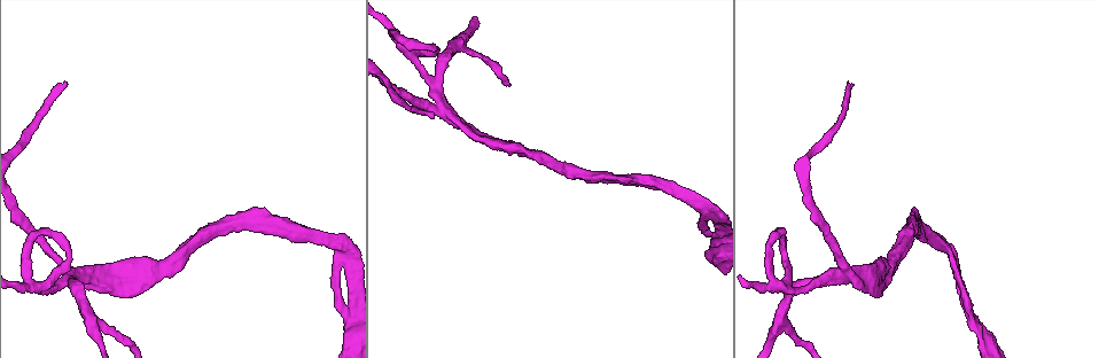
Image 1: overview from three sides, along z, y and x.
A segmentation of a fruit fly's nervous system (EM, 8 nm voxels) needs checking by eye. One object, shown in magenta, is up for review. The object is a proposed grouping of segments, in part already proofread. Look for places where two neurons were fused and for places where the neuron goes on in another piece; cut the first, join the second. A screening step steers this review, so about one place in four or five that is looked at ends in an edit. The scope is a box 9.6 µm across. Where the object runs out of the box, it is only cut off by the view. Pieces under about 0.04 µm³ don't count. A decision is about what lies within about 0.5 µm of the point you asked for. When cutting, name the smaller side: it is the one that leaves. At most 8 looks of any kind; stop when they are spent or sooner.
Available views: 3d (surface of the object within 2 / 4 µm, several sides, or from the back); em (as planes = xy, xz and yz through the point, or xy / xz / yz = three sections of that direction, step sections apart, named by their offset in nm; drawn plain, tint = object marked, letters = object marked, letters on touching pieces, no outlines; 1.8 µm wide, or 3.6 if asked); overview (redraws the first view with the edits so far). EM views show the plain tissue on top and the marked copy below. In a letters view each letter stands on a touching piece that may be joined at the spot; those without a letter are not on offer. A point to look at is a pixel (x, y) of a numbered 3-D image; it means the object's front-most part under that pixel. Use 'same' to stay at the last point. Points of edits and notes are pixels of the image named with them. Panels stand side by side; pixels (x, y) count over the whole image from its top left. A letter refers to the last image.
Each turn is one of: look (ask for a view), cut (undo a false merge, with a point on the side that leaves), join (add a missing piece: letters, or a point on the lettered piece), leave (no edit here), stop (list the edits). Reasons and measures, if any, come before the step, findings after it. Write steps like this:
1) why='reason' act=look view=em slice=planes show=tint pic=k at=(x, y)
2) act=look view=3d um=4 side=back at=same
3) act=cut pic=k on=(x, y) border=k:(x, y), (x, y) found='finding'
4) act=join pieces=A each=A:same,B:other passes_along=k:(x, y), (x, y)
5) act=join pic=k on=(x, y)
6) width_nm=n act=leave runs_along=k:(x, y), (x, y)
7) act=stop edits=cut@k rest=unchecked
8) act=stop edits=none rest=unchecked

why='sharp bend' act=look view=em slice=yz step=8 show=letters pic=1 at=(952, 260)

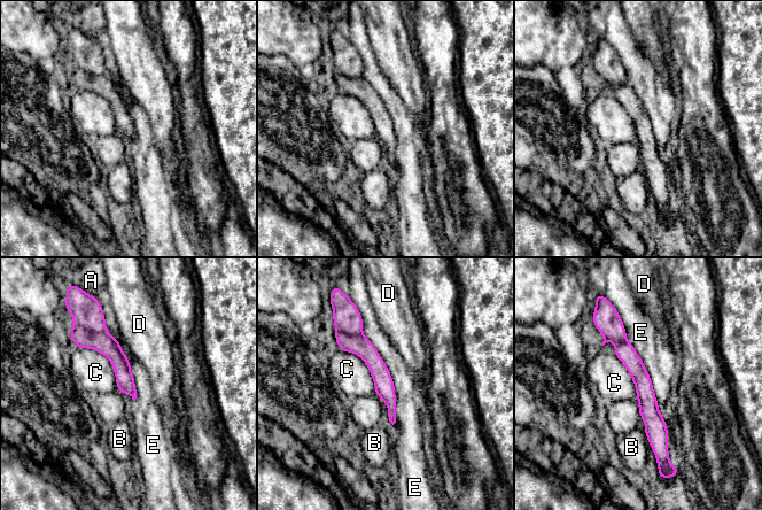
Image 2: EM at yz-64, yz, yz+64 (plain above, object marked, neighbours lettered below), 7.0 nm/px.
act=leave each=A:other,B:other,C:other,D:other,E:other found='continuous, no second neuron'

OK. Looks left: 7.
why='a fork' act=look view=3d um=4 pic=1 at=(75, 269)

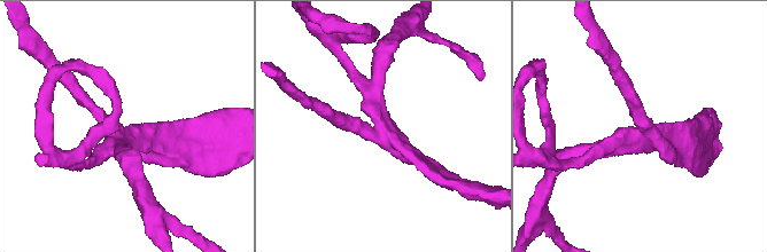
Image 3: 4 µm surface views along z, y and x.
arms=3 arm_widths_nm=200,220,220 act=look view=em slice=planes show=tint pic=3 at=(644, 131)

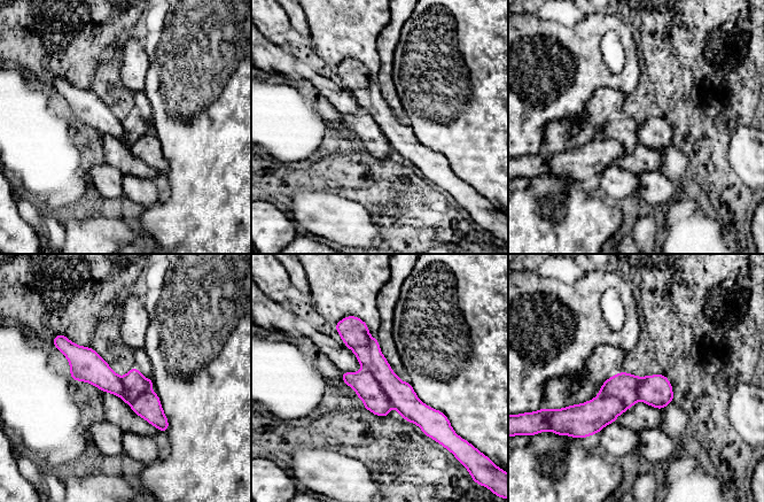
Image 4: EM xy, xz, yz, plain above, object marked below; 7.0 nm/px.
why='see the neighbours' act=look view=em slice=planes show=letters at=same

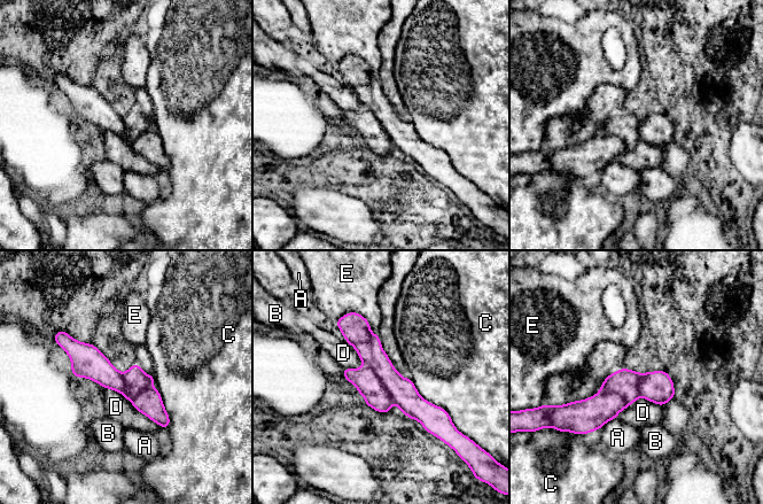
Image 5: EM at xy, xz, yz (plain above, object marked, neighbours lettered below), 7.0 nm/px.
act=leave each=A:other,B:other,C:other,D:other,E:other found='one neuron here'

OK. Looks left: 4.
why='a fork' act=look view=3d um=2 pic=1 at=(883, 272)

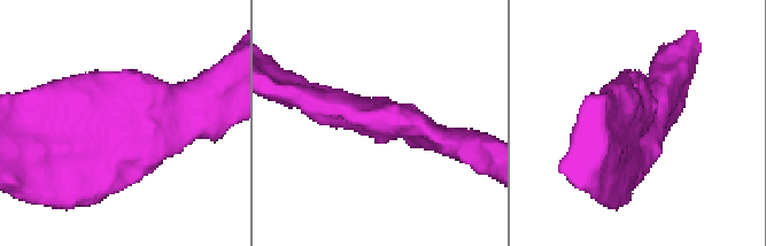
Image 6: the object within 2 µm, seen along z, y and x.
act=look view=em slice=planes show=letters pic=6 at=(637, 124)

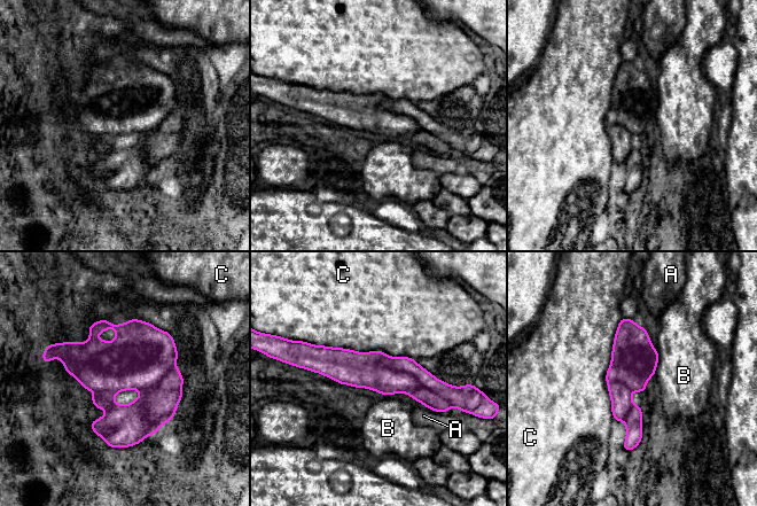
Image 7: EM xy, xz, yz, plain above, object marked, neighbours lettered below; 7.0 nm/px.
longest_contact=C:750nm act=leave each=A:other,B:other,C:other found='continuous, no second neuron'

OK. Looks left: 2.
why='branch stops here' act=look view=em slice=yz step=16 show=letters pic=1 at=(851, 83)

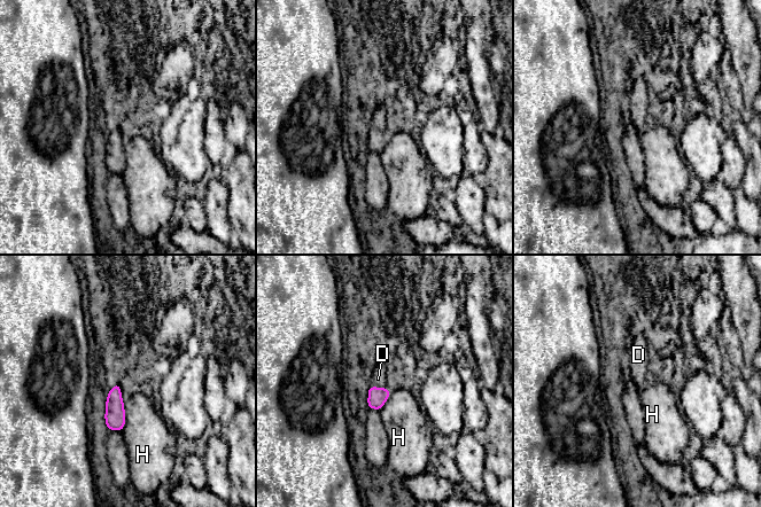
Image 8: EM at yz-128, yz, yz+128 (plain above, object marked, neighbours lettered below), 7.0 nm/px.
longest_contact=H:220nm act=join pieces=D each=D:same,H:other found='the neuron continues'

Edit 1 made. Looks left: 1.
act=stop edits=join@8 rest=unchecked

